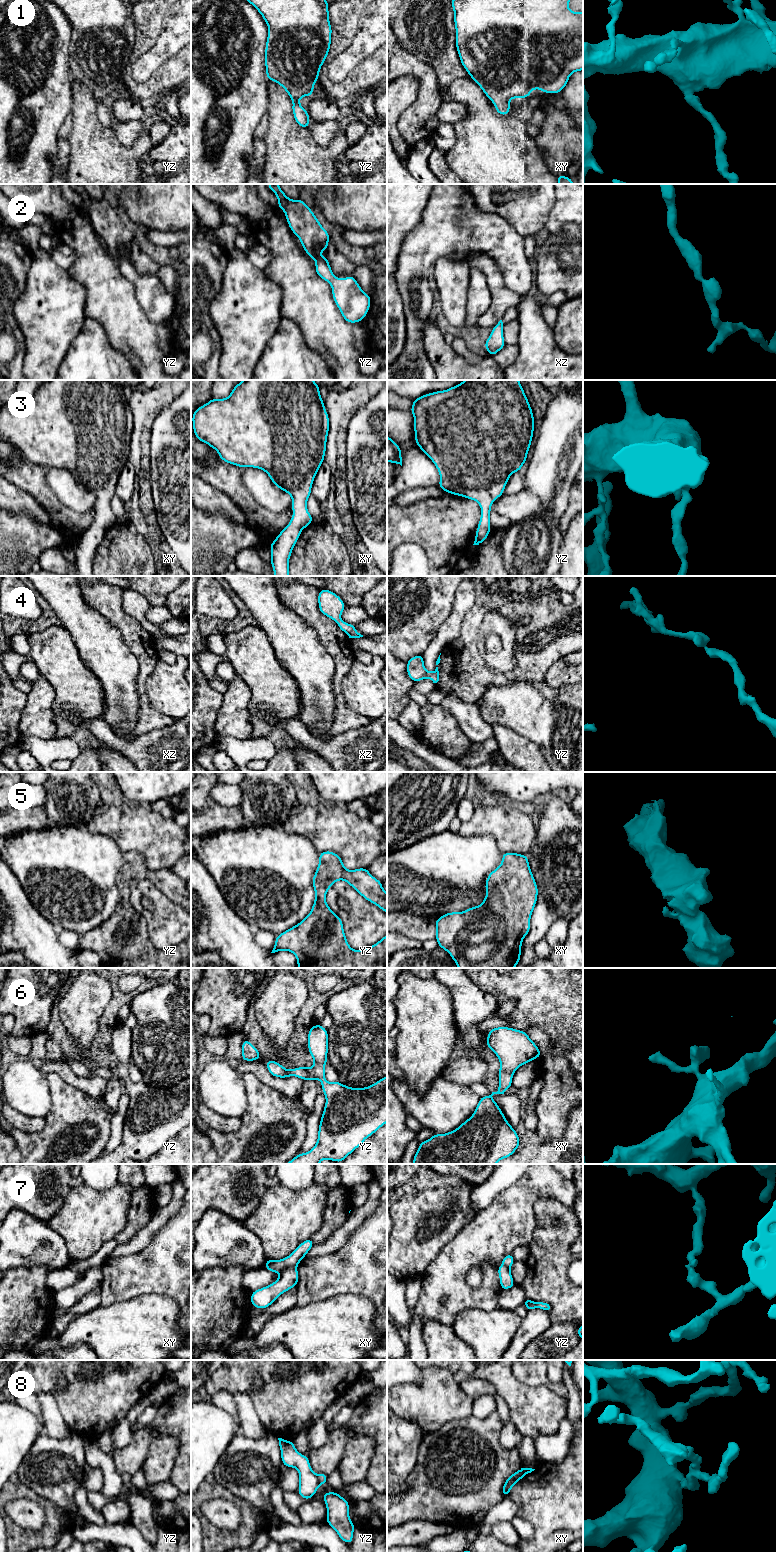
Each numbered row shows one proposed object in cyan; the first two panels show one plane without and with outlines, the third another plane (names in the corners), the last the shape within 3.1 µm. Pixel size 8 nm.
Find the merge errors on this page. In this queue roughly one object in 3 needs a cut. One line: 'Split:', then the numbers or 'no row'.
Split: 7, 8

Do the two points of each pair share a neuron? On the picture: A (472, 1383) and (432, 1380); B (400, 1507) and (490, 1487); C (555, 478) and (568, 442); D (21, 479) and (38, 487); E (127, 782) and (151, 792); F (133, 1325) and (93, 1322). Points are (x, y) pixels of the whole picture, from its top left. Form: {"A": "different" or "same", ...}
{"A": "different", "B": "same", "C": "same", "D": "same", "E": "same", "F": "same"}

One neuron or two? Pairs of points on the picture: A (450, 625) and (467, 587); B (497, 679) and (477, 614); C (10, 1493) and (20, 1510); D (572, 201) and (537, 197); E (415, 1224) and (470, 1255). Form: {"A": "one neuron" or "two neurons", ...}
{"A": "one neuron", "B": "one neuron", "C": "two neurons", "D": "two neurons", "E": "two neurons"}

